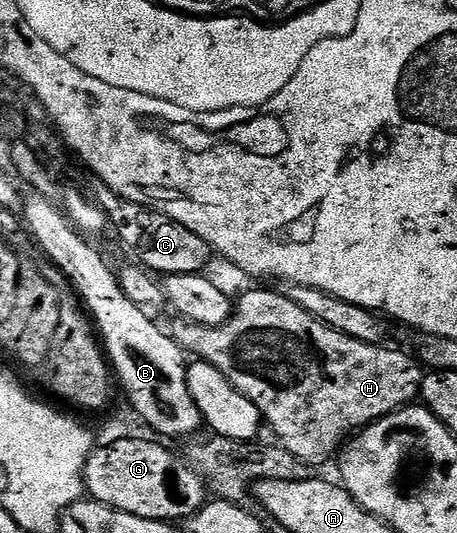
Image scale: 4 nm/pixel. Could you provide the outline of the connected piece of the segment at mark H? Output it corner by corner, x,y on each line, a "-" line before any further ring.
272,290
246,291
240,302
238,298
226,324
199,326
196,322
176,320
170,333
181,350
196,354
192,356
218,368
232,387
258,408
267,429
269,426
280,437
279,445
313,468
319,467
319,462
326,461
332,453
335,455
365,426
415,403
420,398
420,385
426,373
409,351
408,355
404,350
391,350
388,344
375,346
354,340
322,324
282,292
275,294

